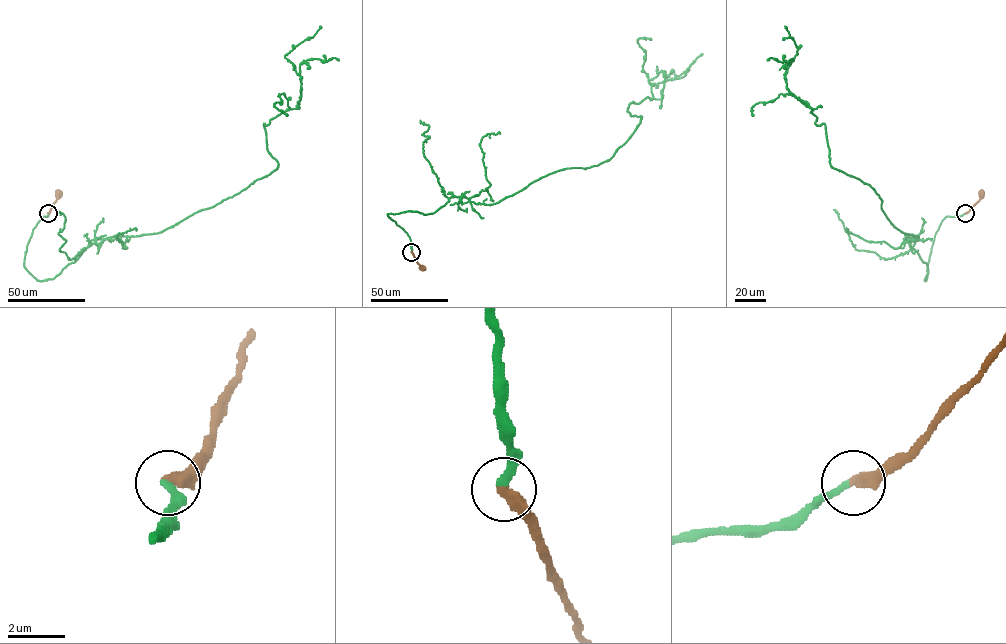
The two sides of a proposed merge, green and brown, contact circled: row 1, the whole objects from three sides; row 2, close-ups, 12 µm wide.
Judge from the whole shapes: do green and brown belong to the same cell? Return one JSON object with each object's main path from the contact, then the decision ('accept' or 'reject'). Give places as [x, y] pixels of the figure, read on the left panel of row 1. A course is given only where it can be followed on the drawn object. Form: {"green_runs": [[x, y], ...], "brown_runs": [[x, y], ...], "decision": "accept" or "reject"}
{"green_runs": [[48, 213], [24, 261], [37, 280], [268, 175], [264, 123], [301, 94], [285, 56], [321, 26]], "brown_runs": [[48, 213], [58, 194]], "decision": "accept"}

